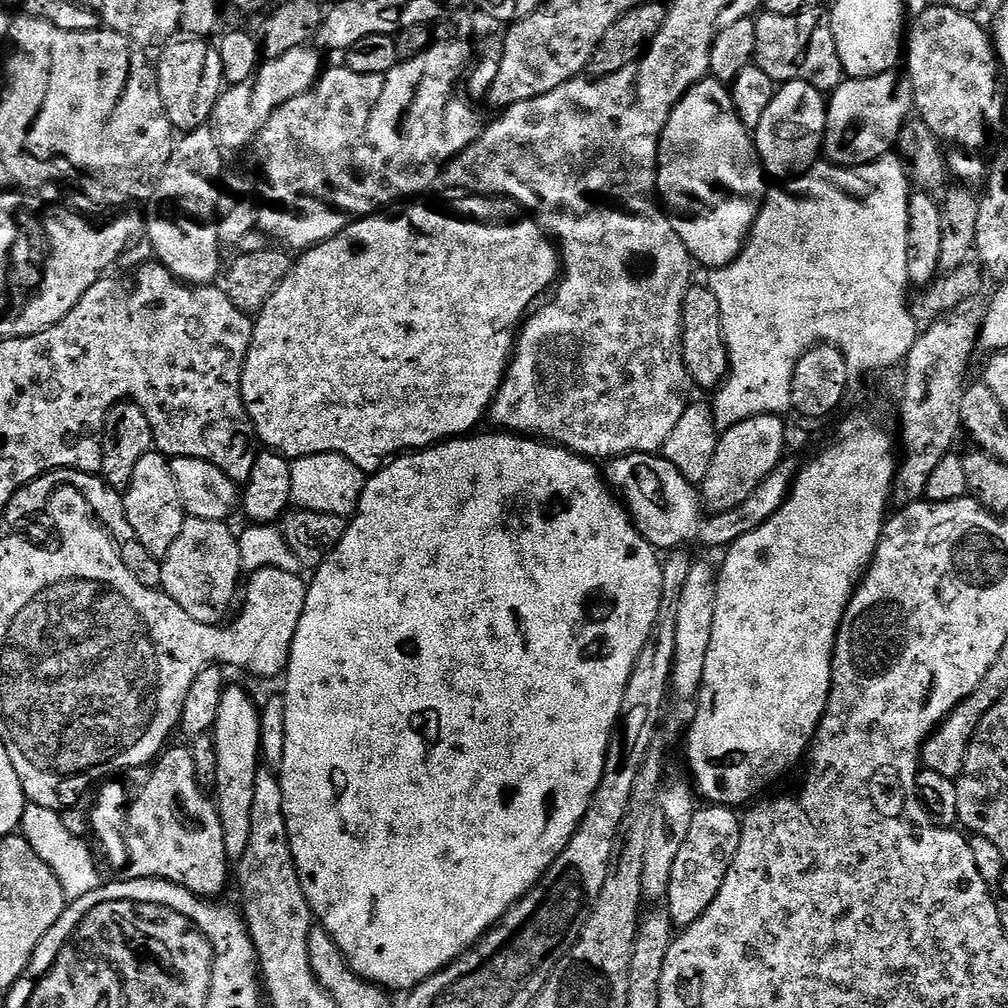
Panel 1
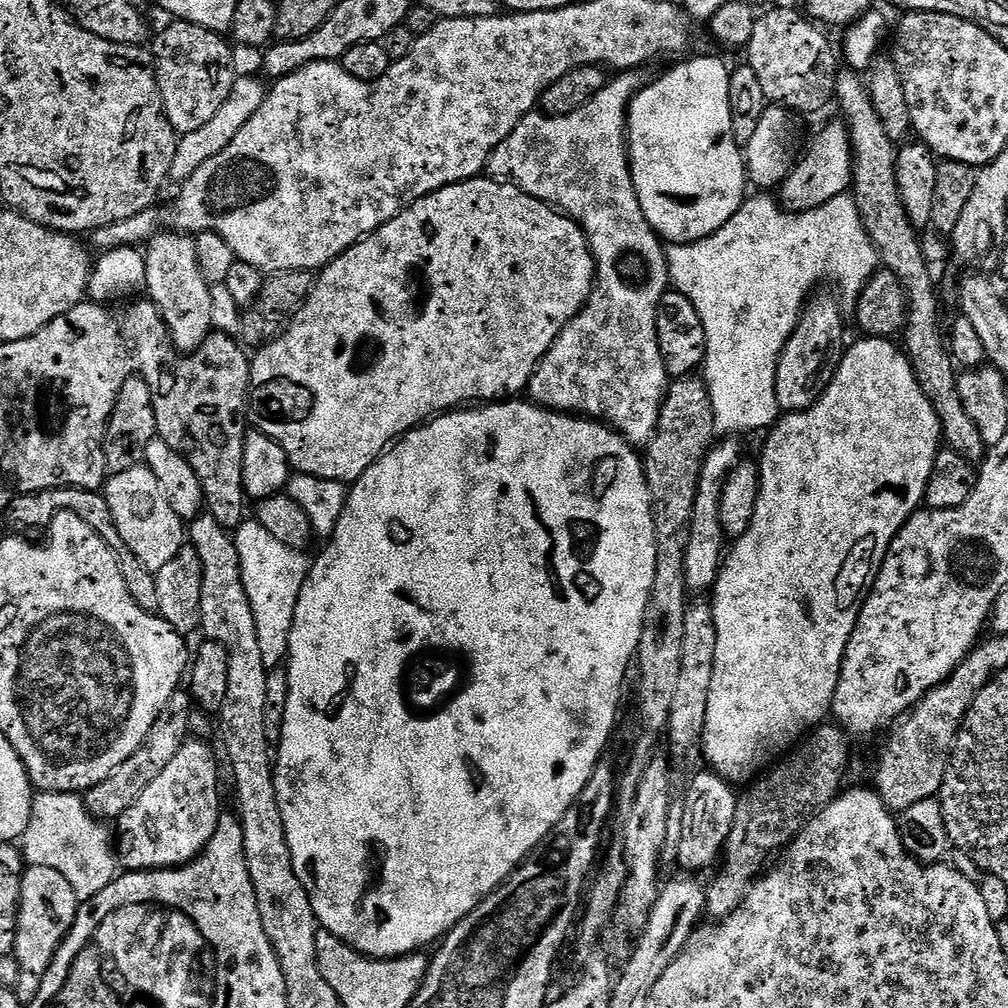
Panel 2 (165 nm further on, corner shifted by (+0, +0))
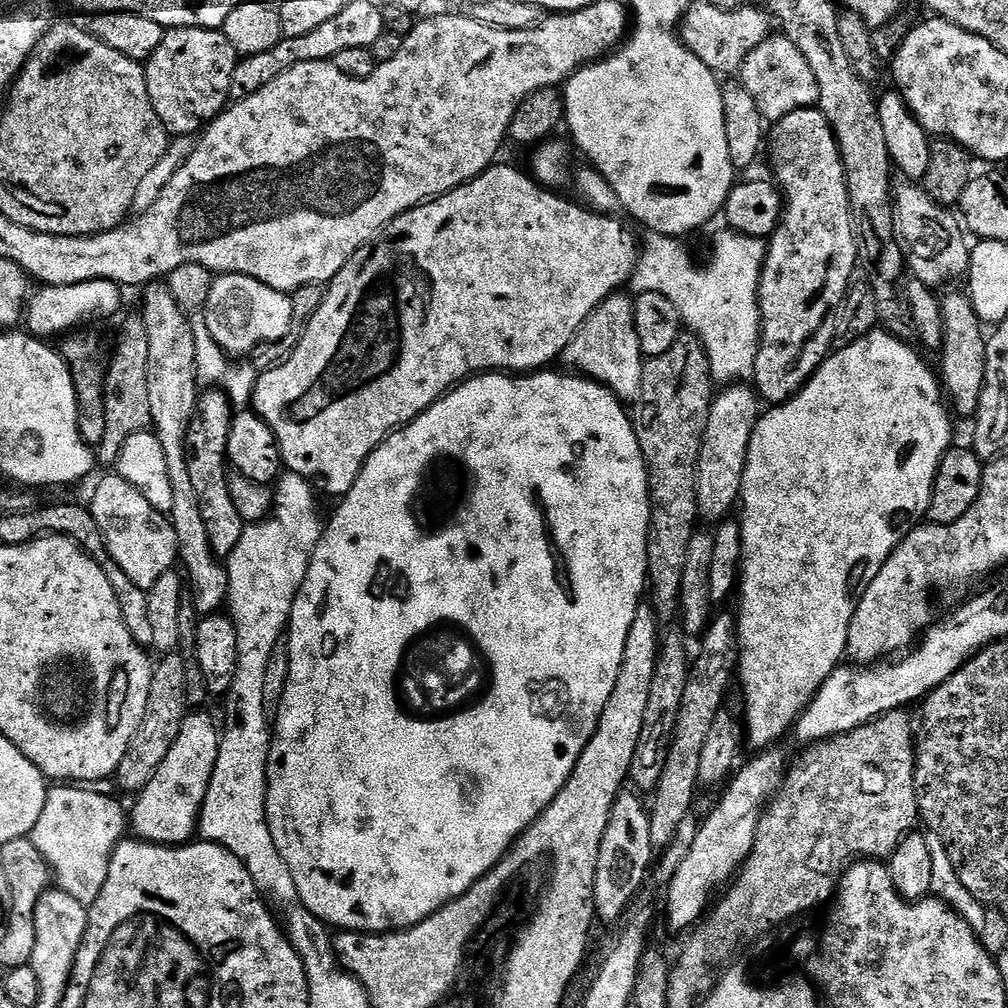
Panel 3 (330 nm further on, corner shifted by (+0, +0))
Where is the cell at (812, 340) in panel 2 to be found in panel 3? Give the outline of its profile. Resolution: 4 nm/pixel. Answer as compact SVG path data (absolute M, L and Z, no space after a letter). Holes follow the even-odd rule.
M819 107L794 110L794 114L786 114L786 118L775 121L766 140L766 156L772 159L771 175L785 201L780 224L767 241L768 256L760 275L762 329L754 387L761 401L775 406L797 396L833 351L837 313L854 280L852 271L856 268L858 237L852 223L840 147L830 122L820 113Z

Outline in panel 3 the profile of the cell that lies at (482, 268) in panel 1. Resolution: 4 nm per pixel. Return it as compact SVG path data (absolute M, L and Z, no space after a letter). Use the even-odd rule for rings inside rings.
M497 163L487 168L468 184L460 184L446 194L436 196L408 212L391 220L382 235L371 244L360 248L349 258L346 266L327 285L322 306L310 318L296 349L276 368L259 373L255 377L250 393L250 404L263 418L270 430L274 430L280 447L280 458L288 472L303 476L309 482L321 484L330 495L342 498L354 486L364 465L364 459L379 446L386 437L398 428L421 416L431 404L438 402L457 384L473 374L507 370L512 374L538 372L549 367L551 360L559 361L566 346L578 334L578 330L590 318L590 314L607 296L615 296L636 275L636 266L641 263L642 252L636 248L636 236L623 223L623 219L604 216L592 211L580 202L571 204L560 194L536 183L531 175L507 168Z

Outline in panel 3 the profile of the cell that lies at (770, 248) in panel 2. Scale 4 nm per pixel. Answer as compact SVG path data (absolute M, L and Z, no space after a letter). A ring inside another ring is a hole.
M724 230L724 233L717 238L712 244L712 257L708 260L708 268L704 264L696 264L696 260L683 248L679 239L670 236L658 236L655 234L647 237L648 245L643 245L642 248L642 262L636 266L636 275L632 277L630 284L631 287L636 287L637 293L653 292L654 294L666 294L666 298L670 298L670 302L674 302L674 306L678 306L680 311L681 321L685 325L688 324L691 331L700 340L700 343L704 345L706 354L708 355L708 361L710 362L710 370L712 371L713 381L720 386L731 386L741 382L748 382L756 375L756 363L758 362L758 350L760 349L760 332L762 329L762 319L760 317L760 275L764 269L764 260L768 256L768 249L765 241L758 236L747 236L741 232L733 230Z

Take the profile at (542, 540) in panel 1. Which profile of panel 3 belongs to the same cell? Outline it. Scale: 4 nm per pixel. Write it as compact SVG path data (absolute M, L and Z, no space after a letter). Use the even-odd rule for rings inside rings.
M501 370L473 375L457 384L438 402L431 404L421 416L415 416L404 427L396 429L364 459L364 465L354 486L350 486L347 494L337 503L340 505L337 506L336 513L329 520L327 517L318 546L312 551L310 566L306 570L306 578L302 582L300 593L294 598L292 617L288 620L286 629L289 676L286 678L285 692L282 694L280 708L274 715L274 727L271 729L272 745L268 751L268 789L264 809L268 815L274 846L278 854L282 854L294 878L297 896L318 919L333 929L349 932L394 932L402 928L413 928L415 924L422 923L430 914L437 912L443 904L458 898L470 886L474 886L474 882L482 879L505 856L515 840L540 817L550 806L550 802L554 802L562 786L566 786L580 755L598 730L598 722L602 718L602 710L606 710L606 702L610 702L610 694L614 694L614 682L618 682L618 670L622 666L622 654L626 650L626 636L630 634L630 622L634 622L634 614L641 601L645 599L648 583L648 527L652 517L652 492L648 488L648 467L636 437L636 424L633 417L632 420L628 417L628 412L624 409L627 407L622 401L597 380L590 380L583 374L573 374L568 370L564 370L564 373L552 371L509 374ZM440 452L452 452L468 460L470 471L476 472L476 492L472 492L472 500L468 500L464 516L456 520L454 527L448 528L448 532L440 532L440 536L421 538L420 532L416 532L416 524L412 524L412 516L408 512L408 500L412 500L412 492L416 489L416 480L420 476L420 471L424 469L424 464L428 464L428 460L432 460L432 456ZM433 622L436 623L436 634L444 640L432 640ZM424 648L462 648L464 676L458 678L458 710L444 716L445 724L428 724L429 719L432 719L432 680L436 680L436 664L428 664L428 660L436 660L436 656L432 656L432 652L424 652Z

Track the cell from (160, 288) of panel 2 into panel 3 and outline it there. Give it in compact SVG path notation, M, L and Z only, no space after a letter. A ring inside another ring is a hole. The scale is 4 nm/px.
M153 282L143 289L142 315L146 326L146 338L150 338L150 412L151 427L166 454L166 470L170 470L170 487L174 493L174 510L170 514L174 534L178 542L178 560L186 573L190 599L197 613L216 614L225 607L228 599L228 569L216 557L206 534L206 522L202 519L202 506L198 506L198 490L190 482L190 470L186 466L184 449L188 439L188 427L198 411L198 385L196 382L196 355L194 334L189 317L174 302L167 283Z

